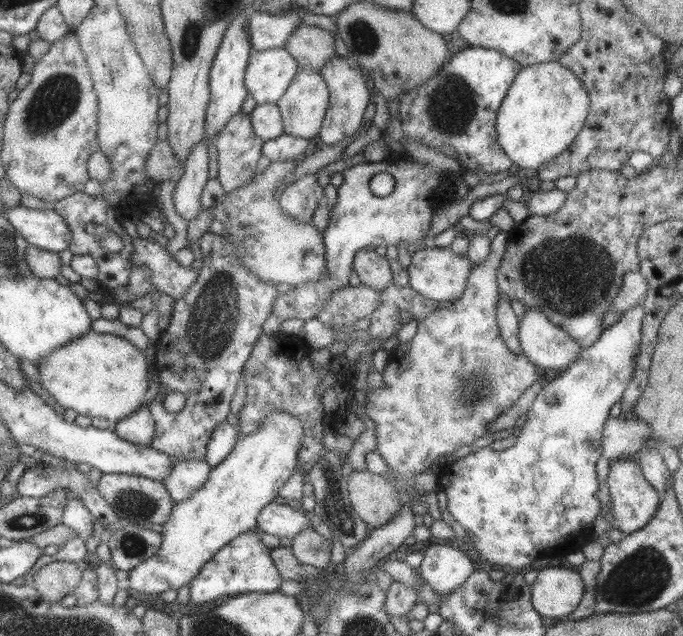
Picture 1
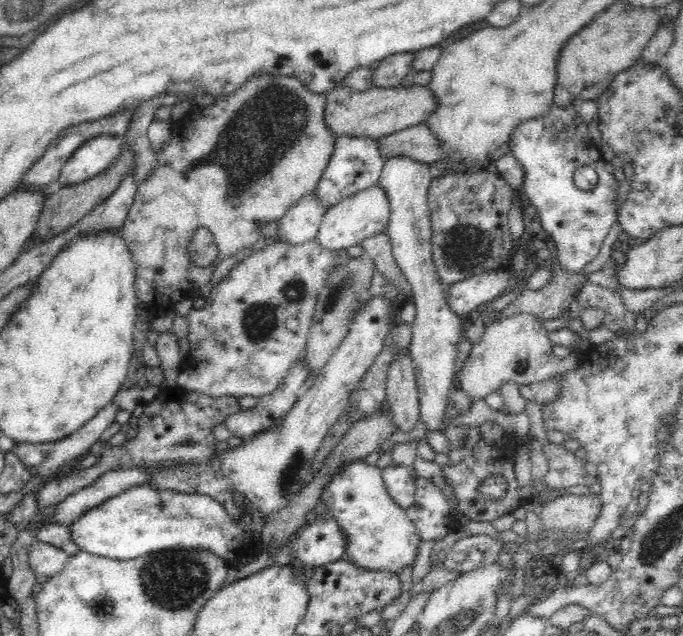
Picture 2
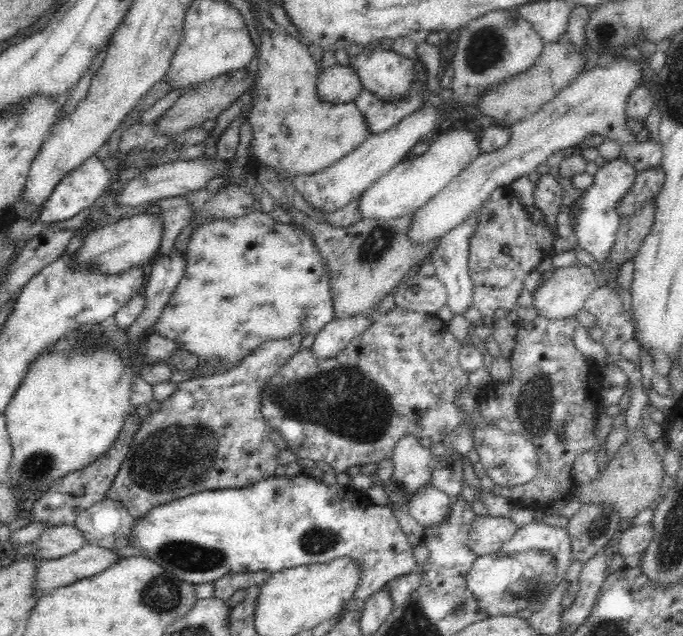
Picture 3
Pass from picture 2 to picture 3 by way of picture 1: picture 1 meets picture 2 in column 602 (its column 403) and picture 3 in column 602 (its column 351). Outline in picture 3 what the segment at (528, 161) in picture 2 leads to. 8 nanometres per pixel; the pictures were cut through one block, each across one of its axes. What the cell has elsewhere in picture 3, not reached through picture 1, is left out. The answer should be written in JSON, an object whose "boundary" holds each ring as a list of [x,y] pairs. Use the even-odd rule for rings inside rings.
{"boundary":[[[622,157],[607,161],[603,166],[597,168],[593,175],[593,182],[590,186],[581,192],[577,200],[572,201],[569,206],[569,216],[574,219],[574,228],[571,239],[582,250],[586,250],[594,256],[599,262],[600,268],[604,270],[609,278],[615,278],[620,268],[614,271],[607,264],[607,254],[614,244],[617,230],[620,227],[620,217],[615,211],[616,203],[621,199],[621,196],[627,191],[627,188],[633,183],[633,178],[636,174],[634,165],[629,160]]]}

